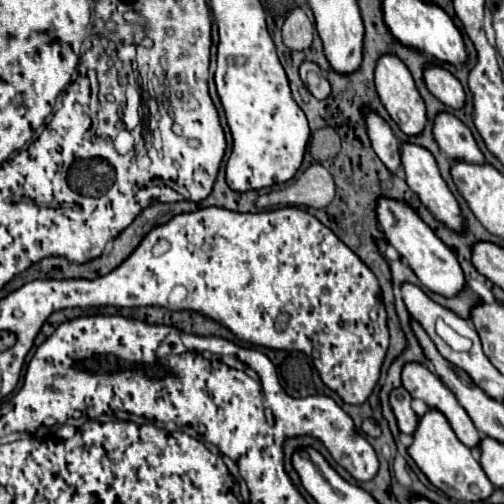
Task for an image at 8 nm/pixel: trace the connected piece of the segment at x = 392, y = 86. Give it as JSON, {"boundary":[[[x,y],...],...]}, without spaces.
{"boundary":[[[391,53],[381,55],[381,59],[377,61],[377,67],[375,67],[375,87],[377,87],[377,95],[379,95],[381,103],[389,111],[391,119],[403,129],[403,133],[417,135],[423,131],[423,127],[425,127],[425,103],[423,103],[423,99],[421,99],[421,95],[413,83],[409,69],[405,67],[405,63],[397,55],[391,55]]]}

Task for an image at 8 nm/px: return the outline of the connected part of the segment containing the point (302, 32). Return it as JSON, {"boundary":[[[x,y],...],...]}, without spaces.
{"boundary":[[[293,9],[283,25],[283,41],[289,49],[307,49],[313,39],[313,25],[301,9]]]}

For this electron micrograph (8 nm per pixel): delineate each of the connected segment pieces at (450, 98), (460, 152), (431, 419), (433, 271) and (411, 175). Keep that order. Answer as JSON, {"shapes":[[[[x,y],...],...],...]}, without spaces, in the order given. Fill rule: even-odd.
{"shapes":[[[[427,65],[423,77],[425,77],[427,89],[443,105],[447,105],[451,109],[461,109],[465,105],[465,91],[453,73],[443,69],[441,65]]],[[[439,111],[433,121],[433,137],[439,149],[451,159],[463,159],[469,163],[483,163],[483,153],[479,151],[469,127],[447,111]]],[[[429,409],[423,417],[419,417],[419,425],[413,433],[413,443],[407,451],[409,451],[411,459],[417,463],[417,467],[425,473],[425,477],[437,489],[441,489],[443,493],[447,493],[453,499],[481,501],[481,499],[487,499],[493,491],[493,485],[491,485],[489,477],[485,475],[485,471],[481,469],[479,461],[473,457],[473,451],[457,439],[447,417],[437,409]],[[469,485],[477,485],[479,491],[471,493]]],[[[377,199],[377,223],[387,243],[397,249],[397,253],[407,261],[407,265],[415,271],[415,275],[427,289],[451,297],[465,287],[465,275],[457,263],[455,253],[443,245],[443,241],[411,207],[405,207],[405,203],[397,203],[397,199]]],[[[401,143],[401,167],[403,167],[403,171],[405,171],[405,181],[407,181],[409,187],[419,195],[421,203],[435,215],[435,219],[439,219],[439,221],[443,221],[447,227],[459,231],[459,229],[461,229],[461,223],[463,223],[463,217],[461,217],[457,199],[453,197],[453,193],[449,191],[447,183],[443,181],[439,169],[437,169],[435,157],[431,155],[431,151],[427,151],[425,147],[415,145],[415,143]]]]}

